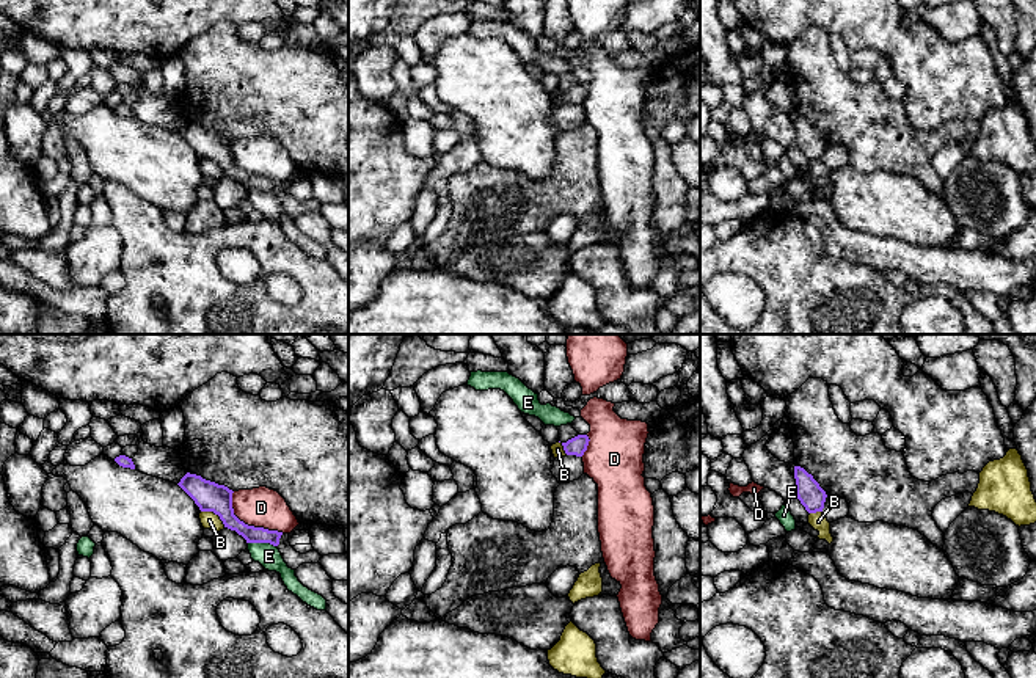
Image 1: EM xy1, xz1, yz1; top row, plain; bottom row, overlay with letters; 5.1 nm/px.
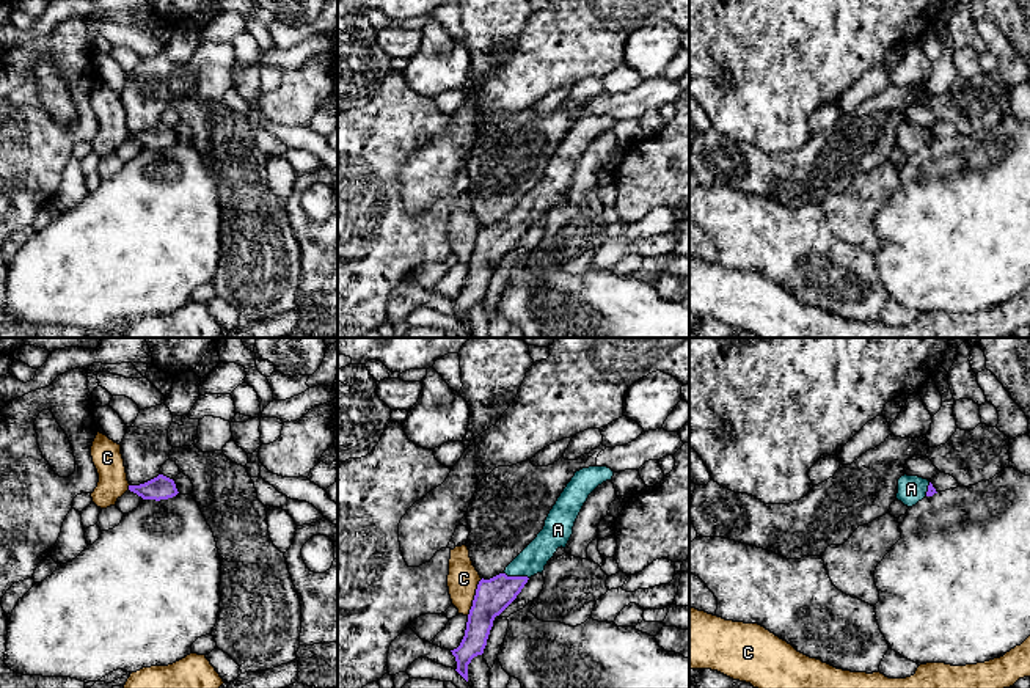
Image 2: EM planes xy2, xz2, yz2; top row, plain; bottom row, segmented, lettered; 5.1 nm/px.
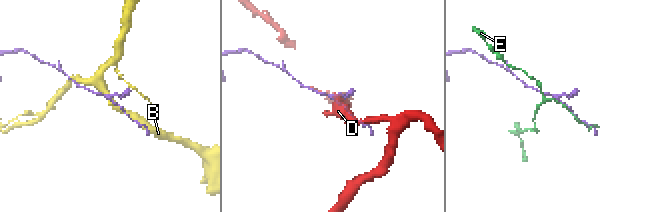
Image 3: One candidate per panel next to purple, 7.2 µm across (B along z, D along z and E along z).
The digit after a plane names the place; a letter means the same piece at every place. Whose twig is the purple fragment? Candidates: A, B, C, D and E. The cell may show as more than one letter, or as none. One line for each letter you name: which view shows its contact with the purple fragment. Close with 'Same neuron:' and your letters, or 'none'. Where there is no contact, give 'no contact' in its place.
A: meets purple in xz2
Same neuron: A

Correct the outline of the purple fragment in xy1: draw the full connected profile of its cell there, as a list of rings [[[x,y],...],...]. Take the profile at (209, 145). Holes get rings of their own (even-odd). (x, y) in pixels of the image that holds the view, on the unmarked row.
[[[187,121],[177,133],[195,149],[201,160],[213,160],[218,163],[224,176],[235,179],[246,191],[279,193],[283,180],[248,174],[234,163],[234,140],[228,135],[190,121]]]

